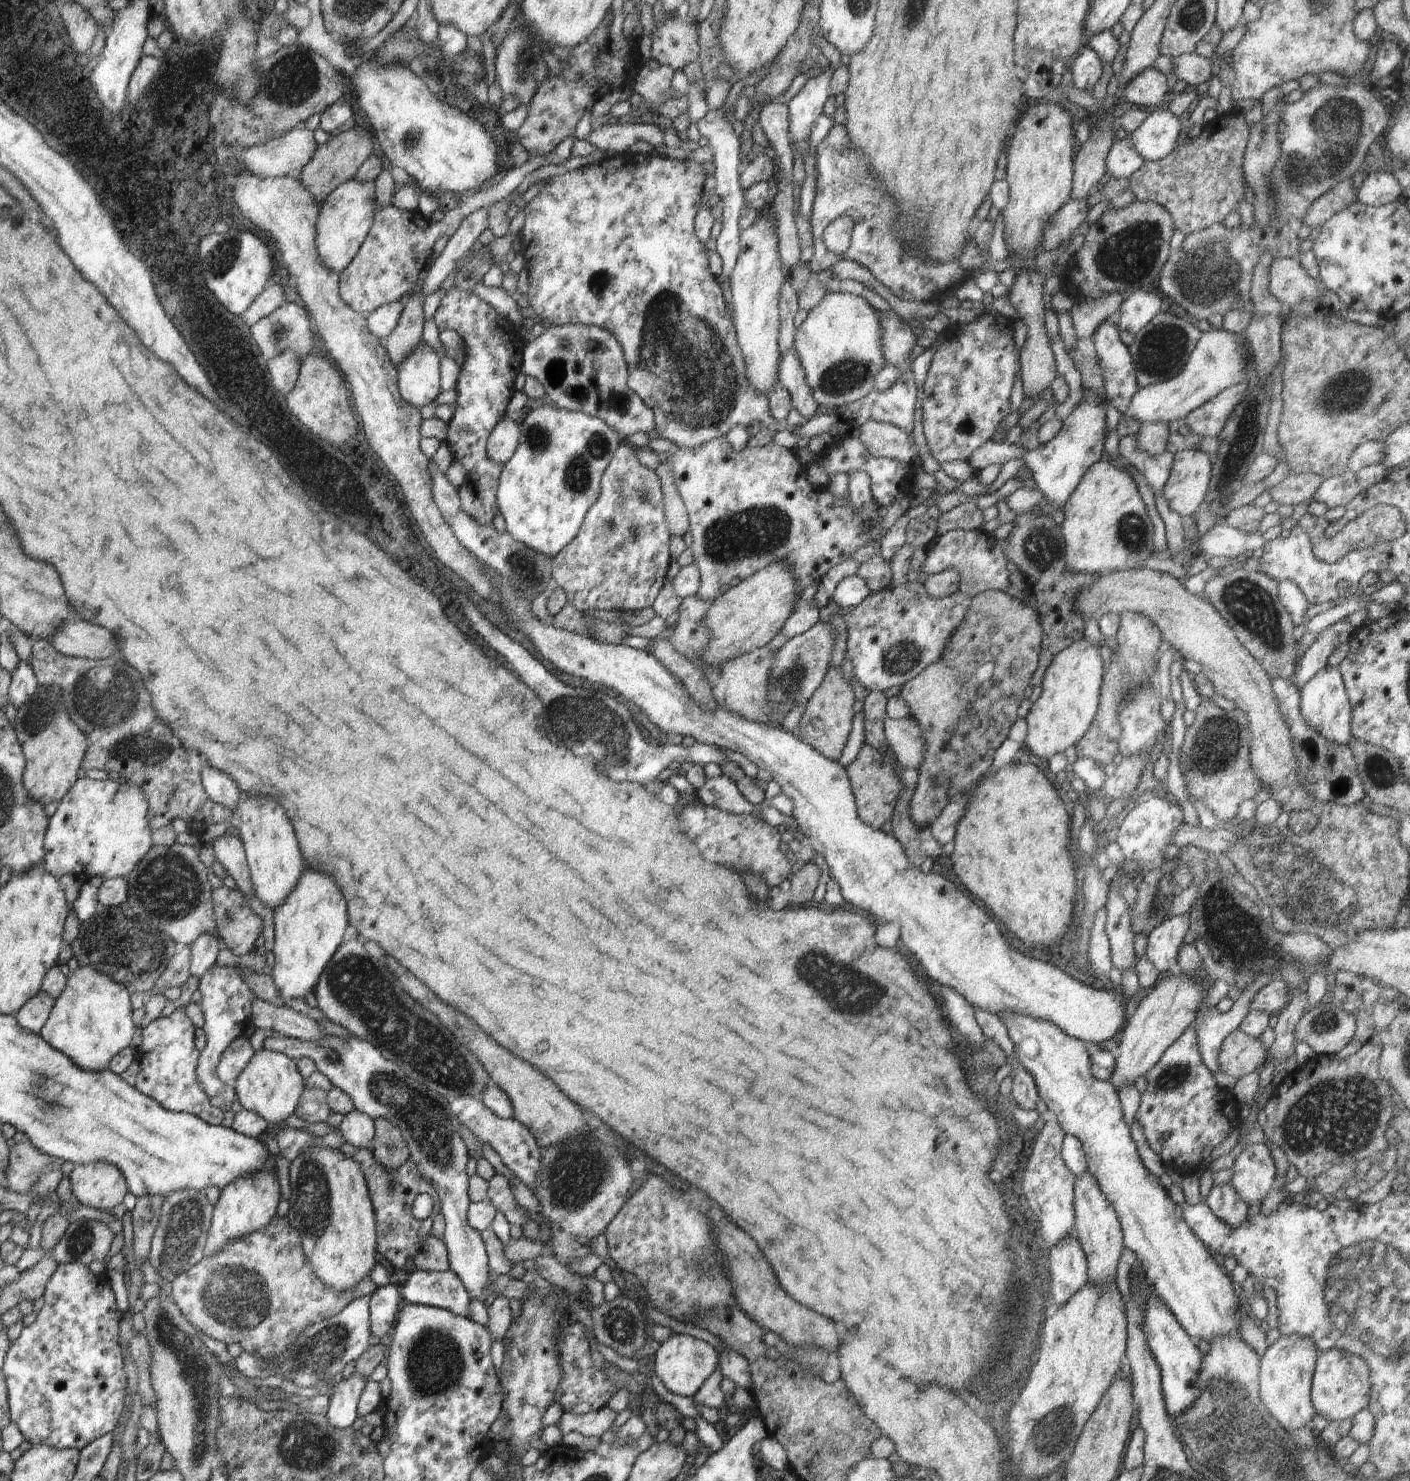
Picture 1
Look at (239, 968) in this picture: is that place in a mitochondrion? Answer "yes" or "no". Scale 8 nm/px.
no

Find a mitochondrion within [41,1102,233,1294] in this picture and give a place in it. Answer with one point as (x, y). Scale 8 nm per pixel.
(178, 1246)

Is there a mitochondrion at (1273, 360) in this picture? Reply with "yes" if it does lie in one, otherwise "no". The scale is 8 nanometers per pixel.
no

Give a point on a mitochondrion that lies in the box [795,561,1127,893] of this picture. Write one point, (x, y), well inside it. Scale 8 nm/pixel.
(903, 657)

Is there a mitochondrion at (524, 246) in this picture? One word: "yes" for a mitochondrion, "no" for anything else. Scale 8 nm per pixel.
no

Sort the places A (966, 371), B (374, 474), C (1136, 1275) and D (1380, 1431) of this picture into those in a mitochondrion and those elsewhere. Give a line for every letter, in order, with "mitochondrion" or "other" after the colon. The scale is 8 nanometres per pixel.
A: mitochondrion
B: other
C: other
D: other

